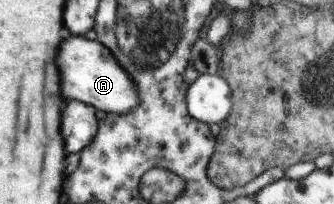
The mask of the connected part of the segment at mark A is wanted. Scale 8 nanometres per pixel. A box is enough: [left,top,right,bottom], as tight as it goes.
[60,33,140,114]

